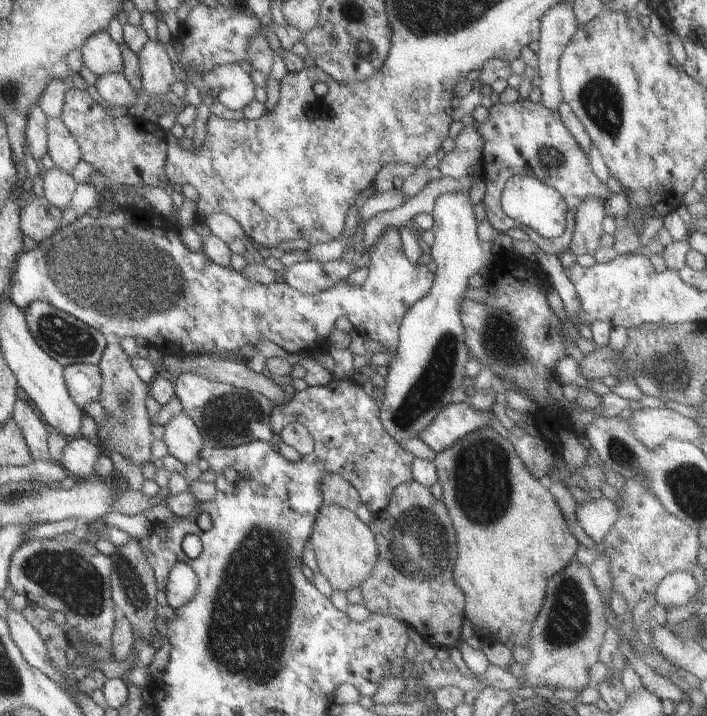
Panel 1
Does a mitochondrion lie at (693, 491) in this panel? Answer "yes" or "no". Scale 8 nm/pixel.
yes

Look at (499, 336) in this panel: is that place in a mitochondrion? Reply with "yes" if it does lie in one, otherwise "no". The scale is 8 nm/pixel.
yes

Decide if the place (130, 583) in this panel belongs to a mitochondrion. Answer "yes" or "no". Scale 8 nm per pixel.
yes

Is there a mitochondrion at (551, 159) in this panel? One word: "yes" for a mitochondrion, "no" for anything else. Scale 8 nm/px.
yes

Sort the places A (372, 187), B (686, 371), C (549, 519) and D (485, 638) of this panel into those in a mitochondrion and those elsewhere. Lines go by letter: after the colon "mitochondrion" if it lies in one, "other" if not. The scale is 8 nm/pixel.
A: other
B: mitochondrion
C: other
D: other

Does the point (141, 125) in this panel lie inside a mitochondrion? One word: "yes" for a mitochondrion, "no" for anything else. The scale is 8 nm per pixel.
no

